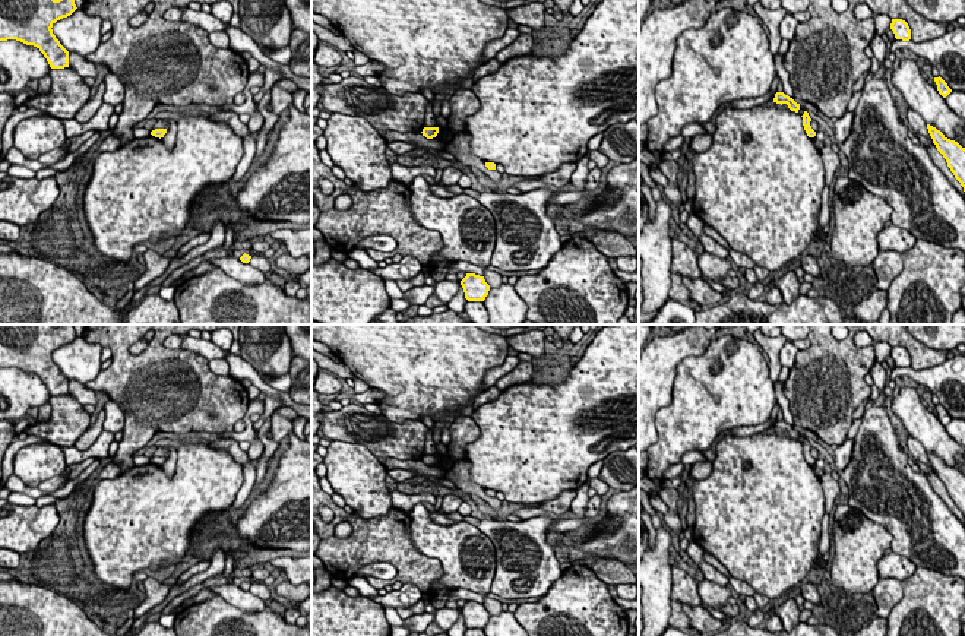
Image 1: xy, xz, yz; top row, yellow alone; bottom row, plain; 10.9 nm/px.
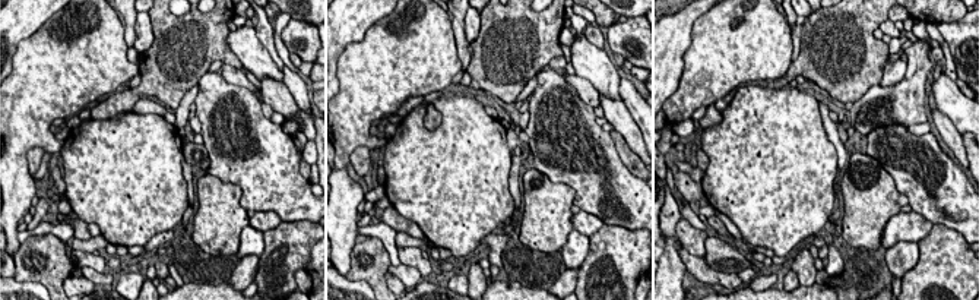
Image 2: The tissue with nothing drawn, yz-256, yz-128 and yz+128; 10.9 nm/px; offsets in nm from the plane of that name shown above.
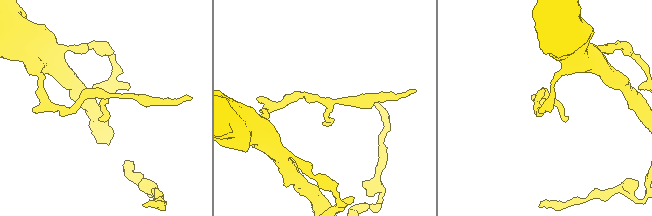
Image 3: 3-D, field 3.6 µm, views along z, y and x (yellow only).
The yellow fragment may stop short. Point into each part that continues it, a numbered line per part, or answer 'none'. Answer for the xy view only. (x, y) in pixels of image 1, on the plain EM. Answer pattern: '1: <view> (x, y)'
none

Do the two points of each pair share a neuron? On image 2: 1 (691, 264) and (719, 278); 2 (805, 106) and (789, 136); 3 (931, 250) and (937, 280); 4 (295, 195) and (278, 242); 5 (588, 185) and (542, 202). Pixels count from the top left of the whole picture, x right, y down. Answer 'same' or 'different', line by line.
1: same
2: same
3: same
4: different
5: different

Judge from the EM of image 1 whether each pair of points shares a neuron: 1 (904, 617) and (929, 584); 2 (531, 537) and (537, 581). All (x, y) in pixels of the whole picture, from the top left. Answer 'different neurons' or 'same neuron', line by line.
1: same neuron
2: same neuron

